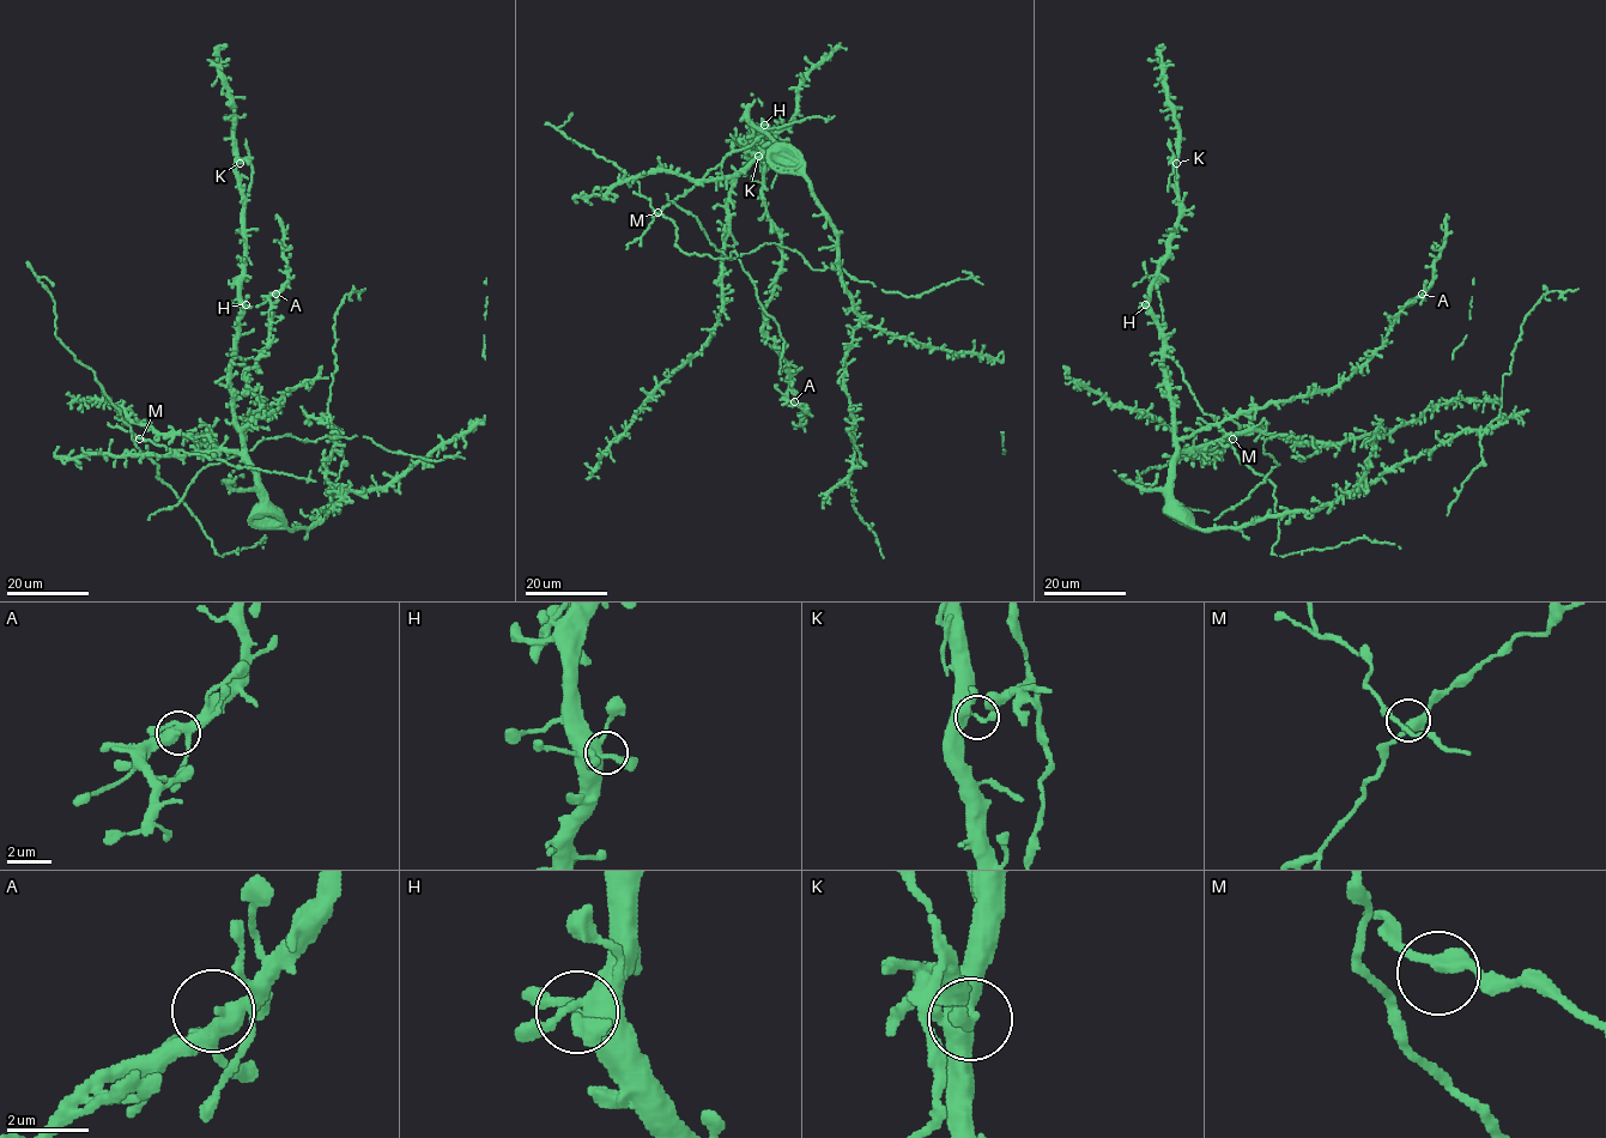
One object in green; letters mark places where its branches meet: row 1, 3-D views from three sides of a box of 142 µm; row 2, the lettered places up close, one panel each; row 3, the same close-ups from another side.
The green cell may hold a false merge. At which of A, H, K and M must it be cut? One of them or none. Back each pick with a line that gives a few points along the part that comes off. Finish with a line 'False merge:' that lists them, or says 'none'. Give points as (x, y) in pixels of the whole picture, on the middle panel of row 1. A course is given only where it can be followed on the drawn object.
False merge: K

